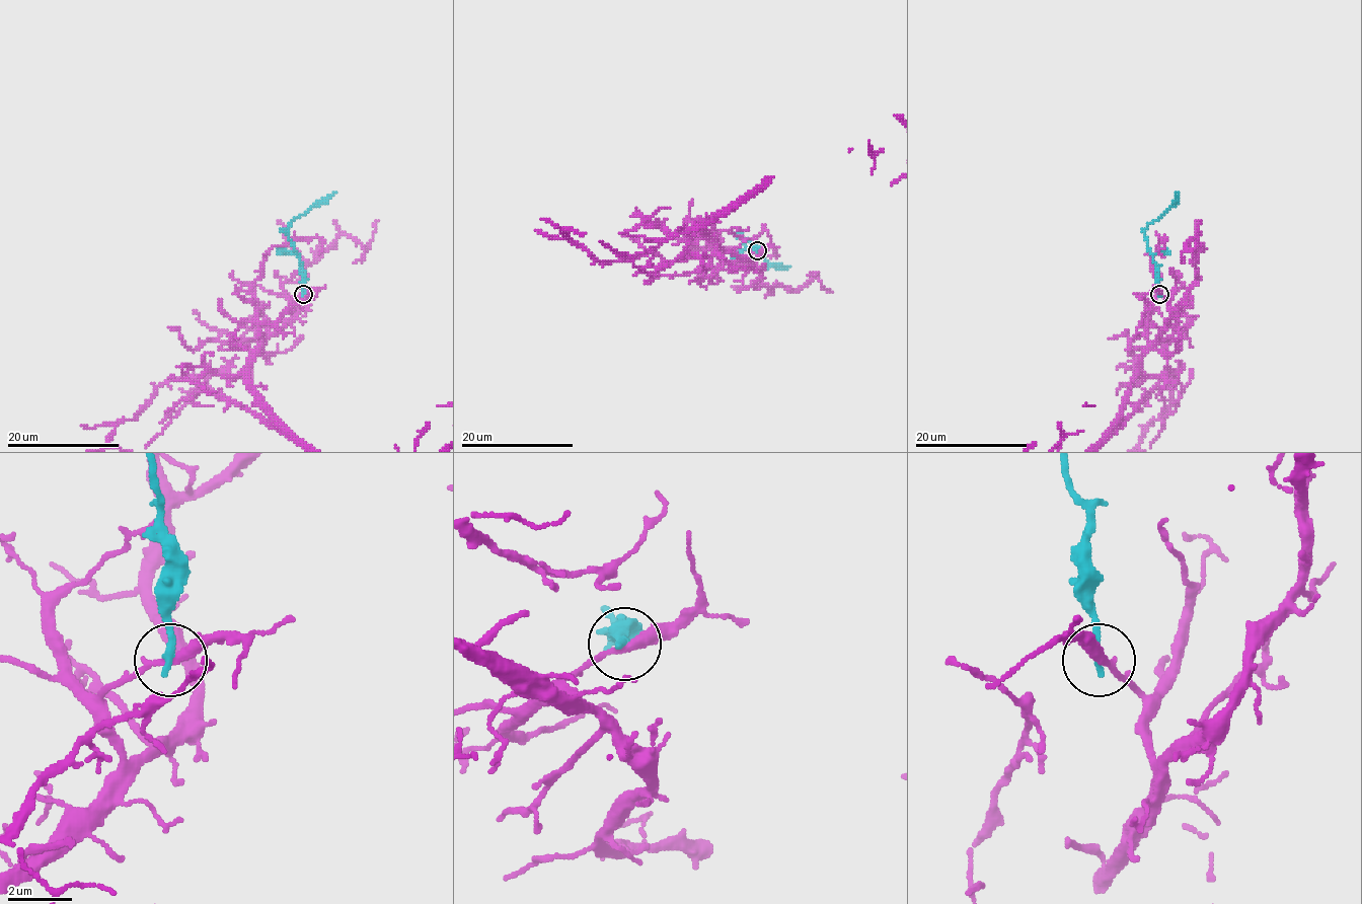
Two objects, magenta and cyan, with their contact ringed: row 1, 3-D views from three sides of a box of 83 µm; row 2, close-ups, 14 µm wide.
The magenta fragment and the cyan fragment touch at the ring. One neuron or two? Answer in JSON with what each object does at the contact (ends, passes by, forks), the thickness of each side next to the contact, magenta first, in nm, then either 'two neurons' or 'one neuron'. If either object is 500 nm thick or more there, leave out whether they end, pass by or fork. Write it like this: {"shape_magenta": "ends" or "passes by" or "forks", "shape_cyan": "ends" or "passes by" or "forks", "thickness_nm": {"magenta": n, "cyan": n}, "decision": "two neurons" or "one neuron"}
{"shape_magenta": "passes by", "shape_cyan": "ends", "thickness_nm": {"magenta": 280, "cyan": 240}, "decision": "two neurons"}

